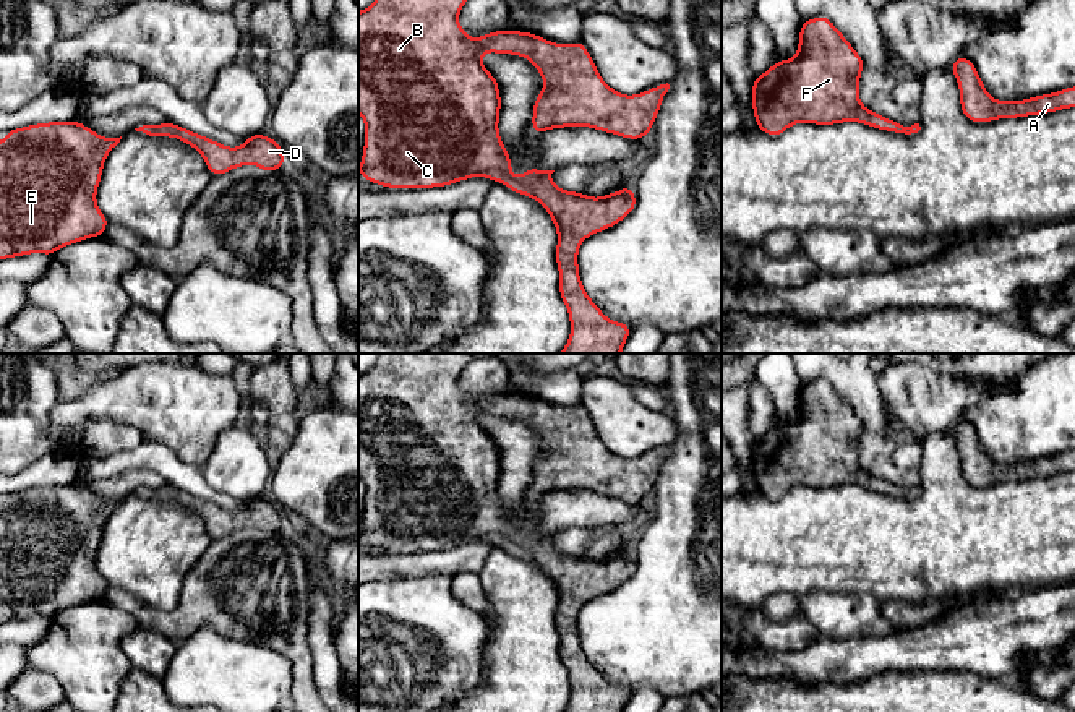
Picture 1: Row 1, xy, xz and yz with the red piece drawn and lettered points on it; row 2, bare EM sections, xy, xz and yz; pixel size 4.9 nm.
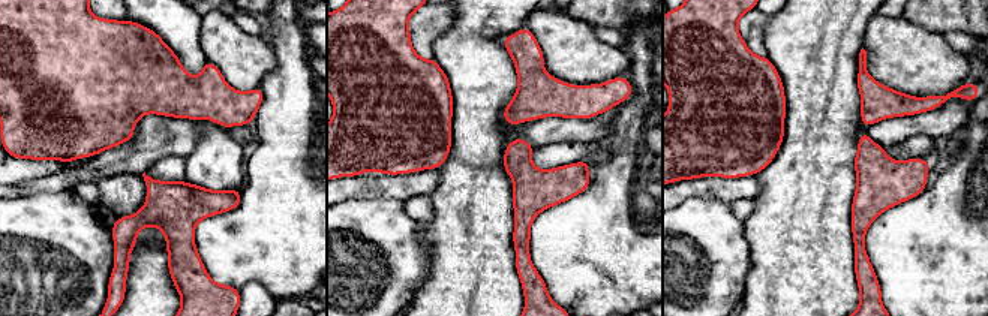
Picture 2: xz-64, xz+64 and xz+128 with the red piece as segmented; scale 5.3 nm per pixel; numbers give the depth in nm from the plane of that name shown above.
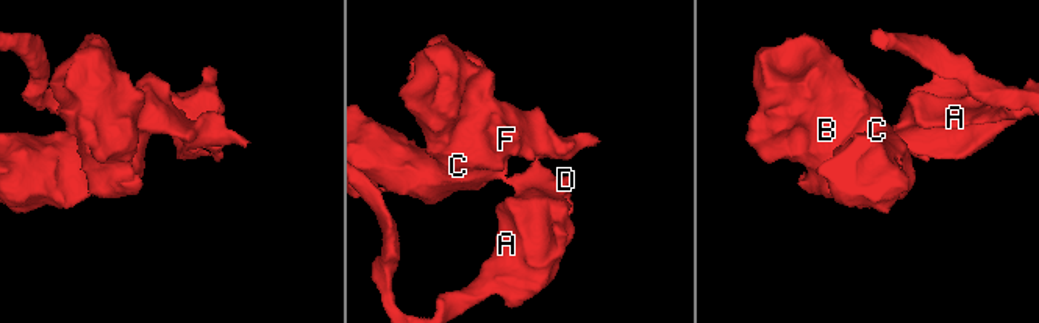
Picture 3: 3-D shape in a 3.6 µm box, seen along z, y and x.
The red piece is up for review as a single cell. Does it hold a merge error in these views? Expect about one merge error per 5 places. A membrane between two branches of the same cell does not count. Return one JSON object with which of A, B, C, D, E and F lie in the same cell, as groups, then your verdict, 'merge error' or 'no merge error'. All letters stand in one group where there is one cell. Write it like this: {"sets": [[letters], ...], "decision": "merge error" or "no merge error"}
{"sets": [["A", "B", "C", "D", "E", "F"]], "decision": "no merge error"}

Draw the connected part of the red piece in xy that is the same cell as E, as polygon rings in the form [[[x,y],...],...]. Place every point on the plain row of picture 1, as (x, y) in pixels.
[[[75,482],[68,485],[45,485],[21,490],[16,493],[5,493],[5,500],[8,503],[5,506],[0,504],[0,624],[6,621],[26,620],[31,616],[44,616],[47,620],[52,620],[57,613],[66,608],[83,605],[91,600],[105,598],[109,582],[97,571],[96,556],[102,542],[104,525],[109,516],[120,506],[122,500],[104,501],[92,491],[76,485]]]

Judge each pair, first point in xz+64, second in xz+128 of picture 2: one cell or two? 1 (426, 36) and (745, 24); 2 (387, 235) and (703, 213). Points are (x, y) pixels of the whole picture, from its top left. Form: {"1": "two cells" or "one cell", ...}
{"1": "one cell", "2": "one cell"}

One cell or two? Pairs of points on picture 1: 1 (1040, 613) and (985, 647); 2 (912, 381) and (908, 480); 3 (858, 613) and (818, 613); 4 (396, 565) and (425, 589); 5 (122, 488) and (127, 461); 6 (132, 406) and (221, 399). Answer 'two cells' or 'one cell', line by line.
1: one cell
2: two cells
3: one cell
4: two cells
5: two cells
6: one cell

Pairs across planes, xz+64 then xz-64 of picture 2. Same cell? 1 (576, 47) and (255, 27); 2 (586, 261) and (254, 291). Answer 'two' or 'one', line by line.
1: two
2: two

